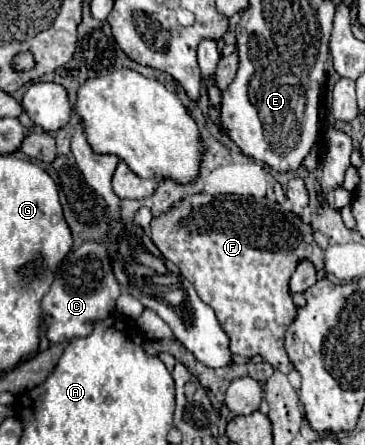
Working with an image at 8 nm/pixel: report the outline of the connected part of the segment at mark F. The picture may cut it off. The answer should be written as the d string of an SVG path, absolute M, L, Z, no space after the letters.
M197 193L191 199L179 201L159 217L153 217L151 239L155 241L163 257L175 263L181 273L193 283L199 297L215 309L221 327L231 337L233 355L261 355L267 363L273 365L273 369L281 373L289 373L293 369L283 347L285 331L289 323L293 323L293 315L297 313L297 307L289 293L289 279L301 259L311 259L317 269L323 267L323 249L313 241L311 229L307 225L285 211L277 201L257 201L253 197L239 195L211 197Z

